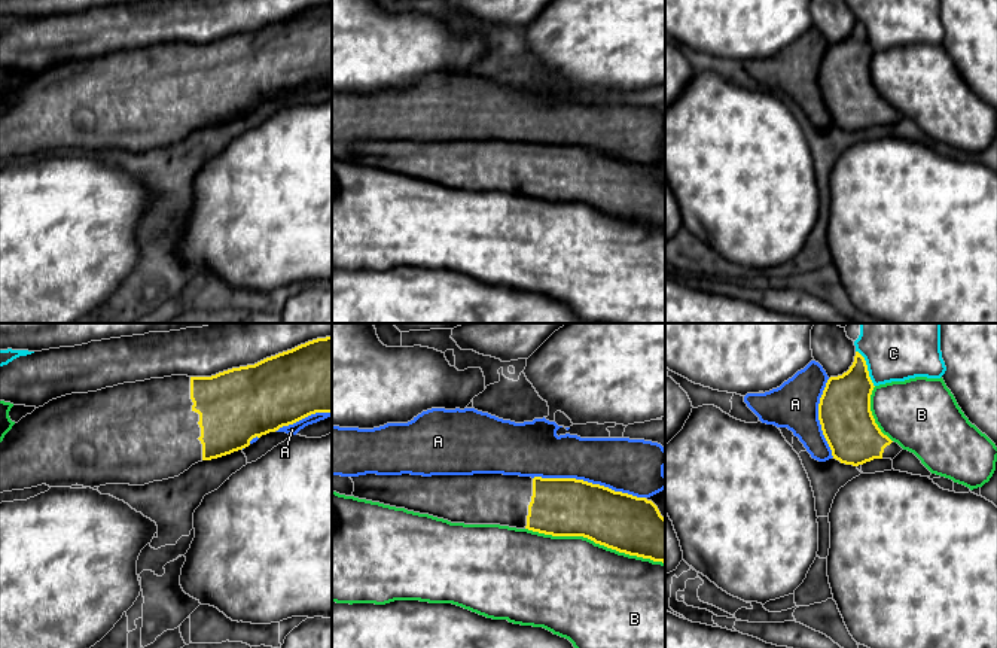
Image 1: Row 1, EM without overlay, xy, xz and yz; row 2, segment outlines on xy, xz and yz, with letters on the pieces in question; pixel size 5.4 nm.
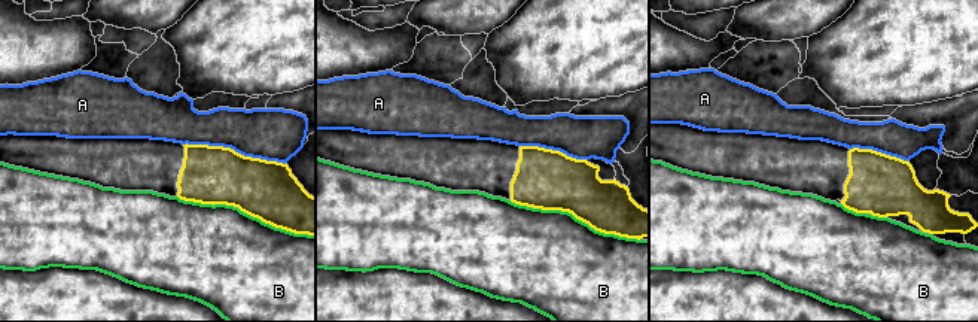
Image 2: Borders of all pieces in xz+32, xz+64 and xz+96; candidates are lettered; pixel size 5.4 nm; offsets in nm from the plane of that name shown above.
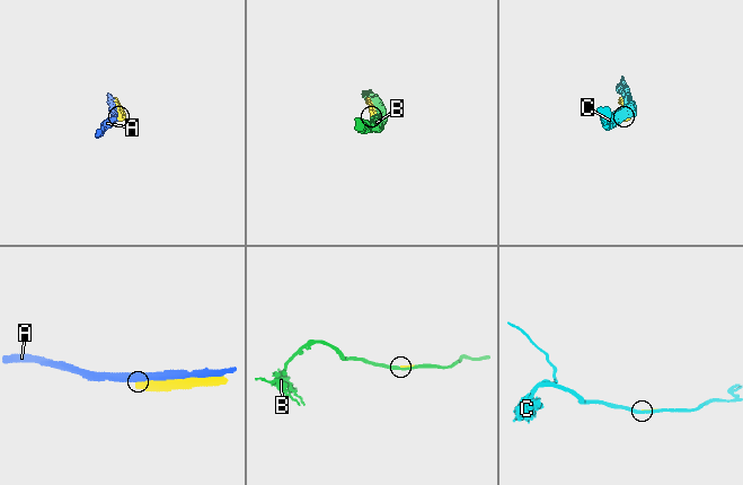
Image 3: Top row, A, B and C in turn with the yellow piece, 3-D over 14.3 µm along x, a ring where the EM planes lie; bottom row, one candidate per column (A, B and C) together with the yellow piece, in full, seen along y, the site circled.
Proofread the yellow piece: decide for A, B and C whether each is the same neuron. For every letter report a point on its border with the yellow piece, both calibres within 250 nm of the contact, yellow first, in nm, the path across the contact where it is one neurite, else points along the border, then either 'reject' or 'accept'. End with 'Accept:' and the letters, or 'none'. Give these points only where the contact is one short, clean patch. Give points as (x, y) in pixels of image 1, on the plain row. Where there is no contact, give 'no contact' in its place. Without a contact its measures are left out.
A: meets yellow in xz at (590, 149); 320 nm thick on the yellow side, 300 nm on the other; reject
B: meets yellow in xz at (595, 209); 320 nm thick on the yellow side, 500 nm on the other; reject
C: meets yellow in yz at (866, 35); 280 nm thick on the yellow side, 260 nm on the other; reject
Accept: none

